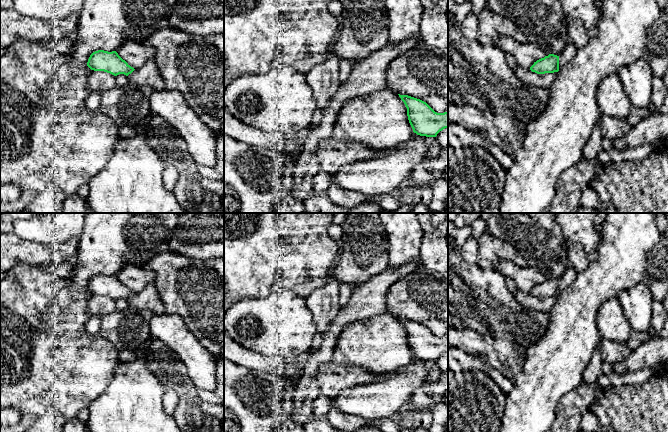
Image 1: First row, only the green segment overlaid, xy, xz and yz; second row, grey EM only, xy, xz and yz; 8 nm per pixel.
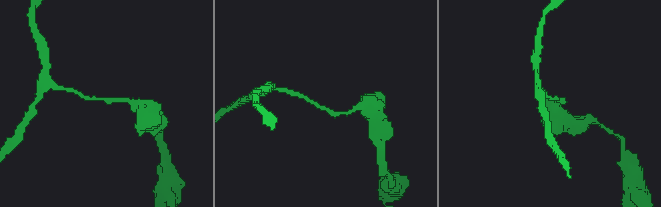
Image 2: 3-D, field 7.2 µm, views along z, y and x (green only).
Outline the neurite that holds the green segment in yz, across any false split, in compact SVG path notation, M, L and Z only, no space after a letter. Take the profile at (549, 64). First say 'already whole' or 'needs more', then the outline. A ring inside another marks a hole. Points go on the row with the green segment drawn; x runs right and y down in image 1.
already whole | M549 54L534 62L530 67L532 72L537 74L554 73L559 71L559 56Z

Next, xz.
already whole | M398 94L407 108L407 116L413 132L420 136L436 137L445 128L448 128L448 112L437 113L426 102L408 96Z

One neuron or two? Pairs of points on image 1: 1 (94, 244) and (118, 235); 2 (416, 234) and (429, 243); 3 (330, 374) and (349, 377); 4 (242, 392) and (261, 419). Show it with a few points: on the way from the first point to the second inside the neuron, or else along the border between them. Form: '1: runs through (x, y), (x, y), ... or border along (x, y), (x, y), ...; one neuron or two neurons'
1: runs through (100, 244), (106, 244), (112, 238); one neuron
2: border along (419, 223), (423, 234), (420, 249), (421, 261); two neurons
3: runs through (335, 377), (344, 377); one neuron
4: runs through (249, 399), (258, 408), (258, 412); one neuron

